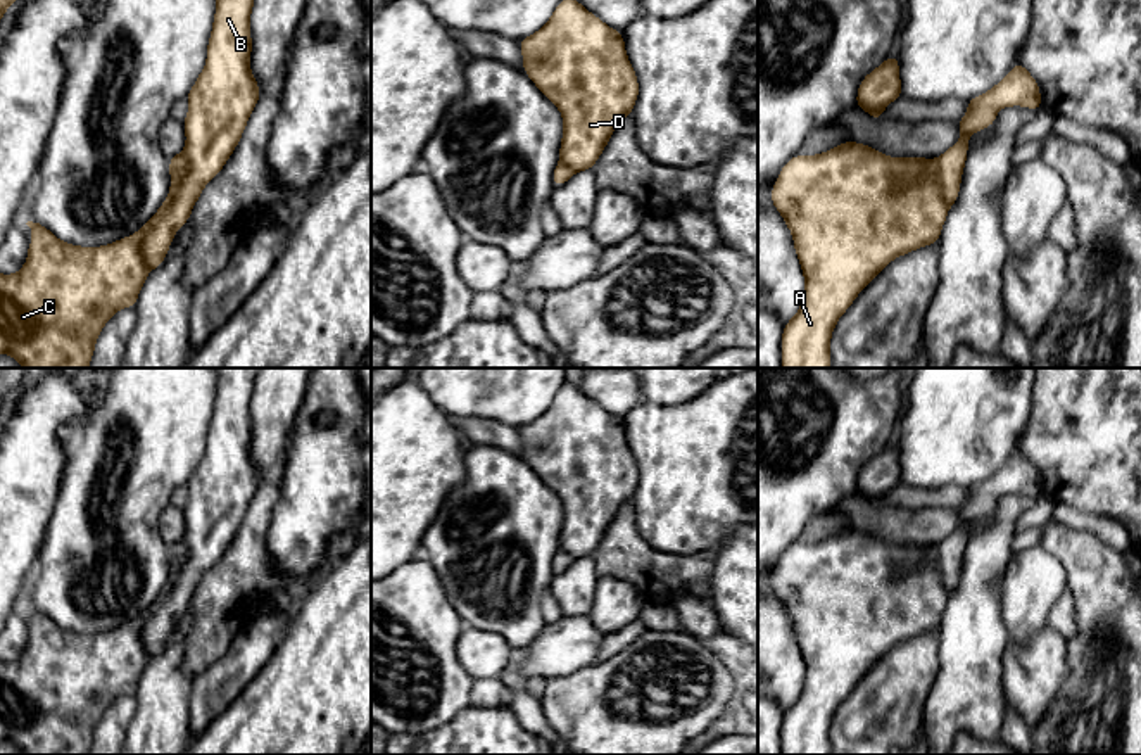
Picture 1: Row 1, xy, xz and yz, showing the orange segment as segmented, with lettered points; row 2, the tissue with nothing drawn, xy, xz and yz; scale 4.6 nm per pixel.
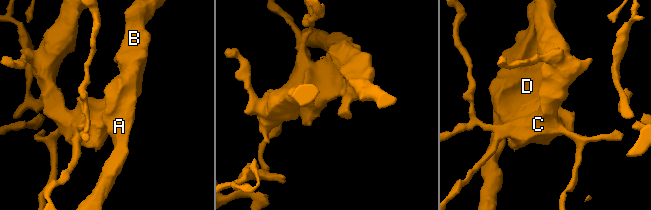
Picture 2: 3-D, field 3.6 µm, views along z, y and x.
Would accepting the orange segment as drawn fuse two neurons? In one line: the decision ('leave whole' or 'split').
split

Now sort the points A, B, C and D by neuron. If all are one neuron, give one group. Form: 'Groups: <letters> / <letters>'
Groups: A B D / C

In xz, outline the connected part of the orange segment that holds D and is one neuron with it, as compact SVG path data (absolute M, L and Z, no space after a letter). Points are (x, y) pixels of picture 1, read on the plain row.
M568 382L551 406L533 422L518 428L523 458L563 501L559 549L589 558L601 544L618 510L632 503L639 485L639 466L628 447L621 418L609 415Z

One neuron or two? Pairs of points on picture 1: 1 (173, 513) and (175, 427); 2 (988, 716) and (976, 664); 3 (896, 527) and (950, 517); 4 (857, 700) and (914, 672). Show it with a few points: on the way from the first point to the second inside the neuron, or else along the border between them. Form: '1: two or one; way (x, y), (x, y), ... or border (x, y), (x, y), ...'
1: two; border (170, 505), (159, 517), (159, 536), (168, 545)
2: one; way (976, 704), (976, 676)
3: one; way (910, 526), (931, 526), (936, 522)
4: one; way (870, 698), (886, 695), (900, 681)

